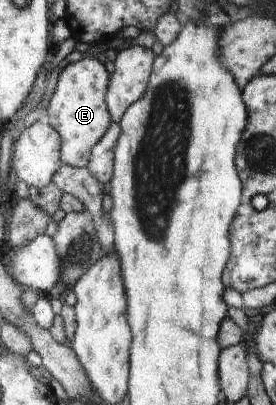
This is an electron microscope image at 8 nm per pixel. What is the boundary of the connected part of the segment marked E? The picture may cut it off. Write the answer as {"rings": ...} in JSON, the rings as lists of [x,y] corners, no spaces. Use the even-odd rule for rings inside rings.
{"rings":[[[83,58],[69,64],[59,74],[56,88],[48,105],[46,120],[62,137],[64,164],[83,168],[90,164],[91,149],[103,139],[112,125],[111,112],[107,108],[107,89],[110,77],[99,60]]]}

